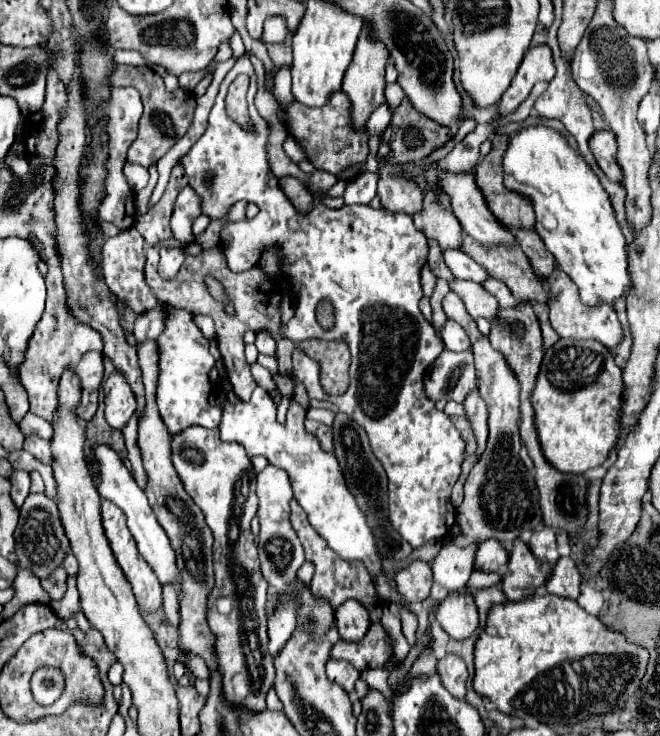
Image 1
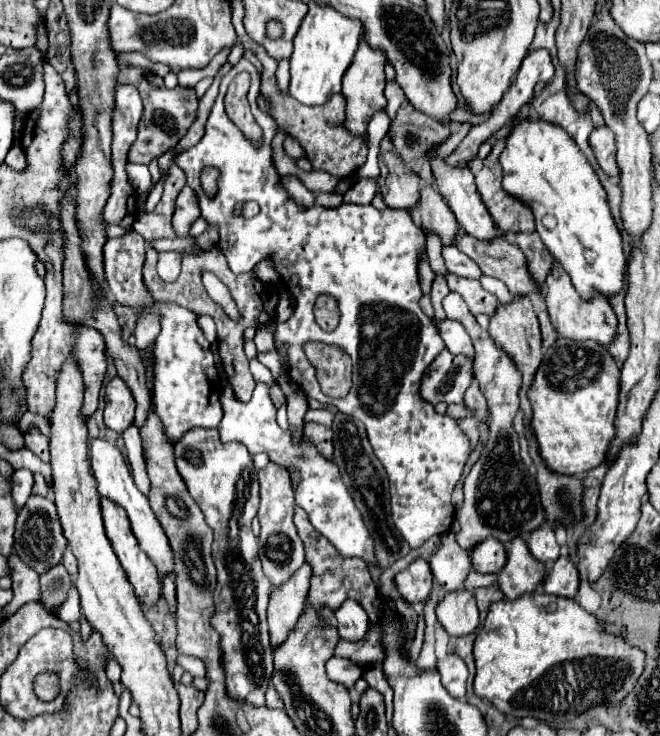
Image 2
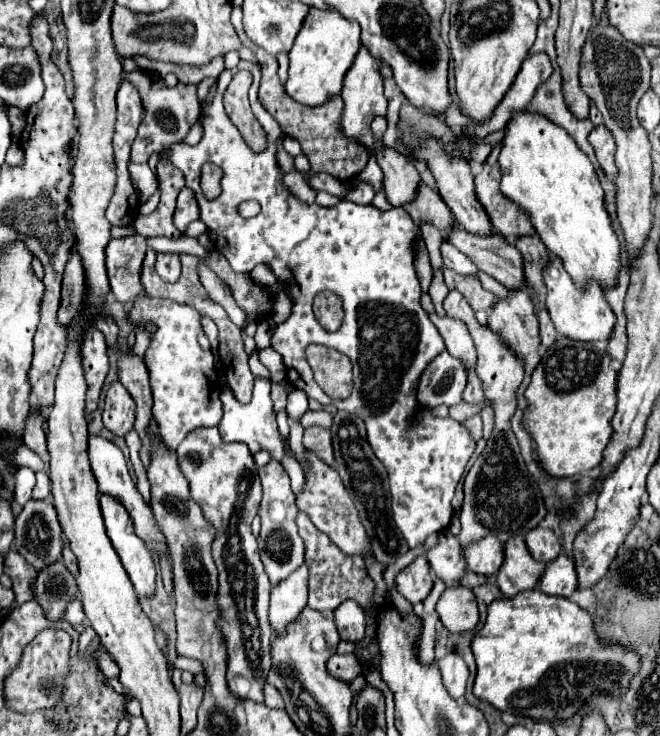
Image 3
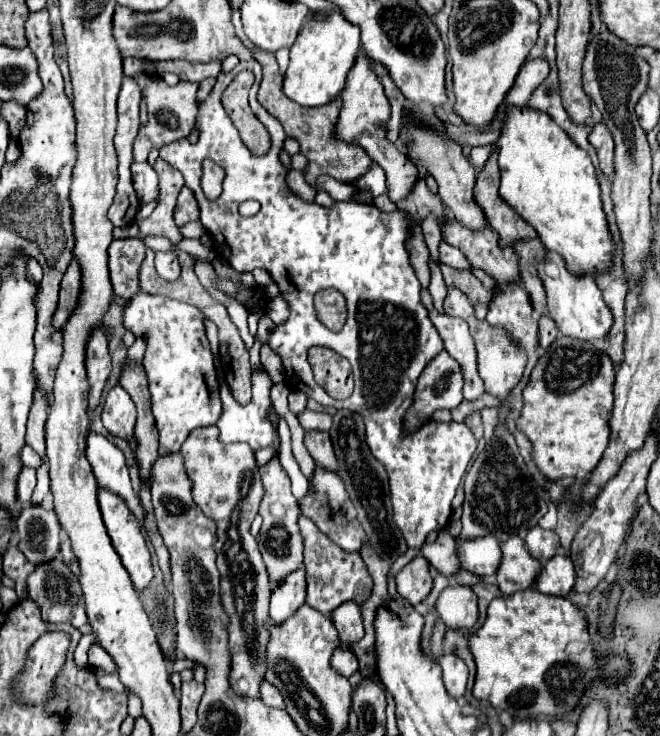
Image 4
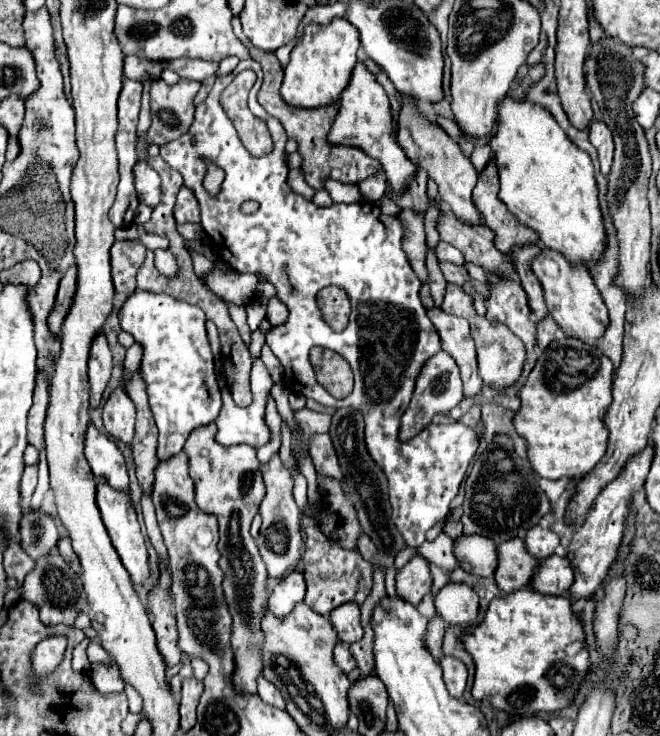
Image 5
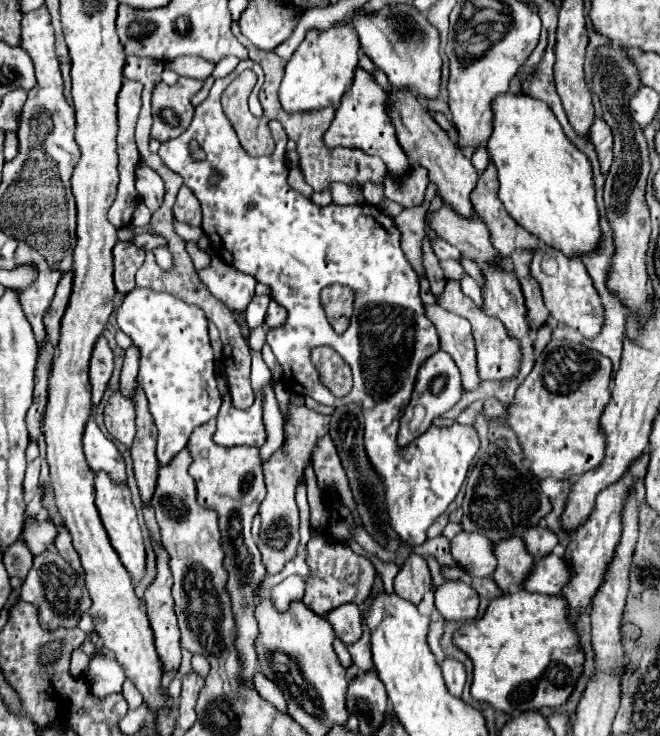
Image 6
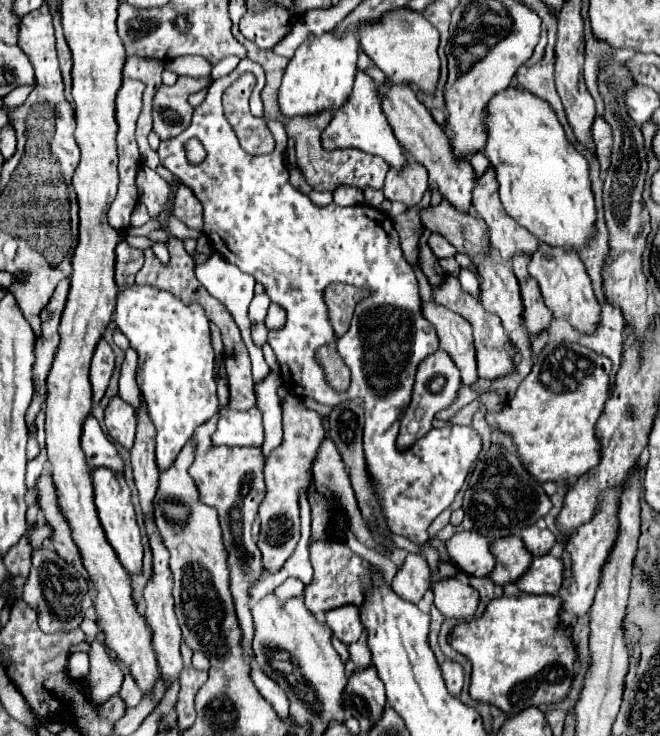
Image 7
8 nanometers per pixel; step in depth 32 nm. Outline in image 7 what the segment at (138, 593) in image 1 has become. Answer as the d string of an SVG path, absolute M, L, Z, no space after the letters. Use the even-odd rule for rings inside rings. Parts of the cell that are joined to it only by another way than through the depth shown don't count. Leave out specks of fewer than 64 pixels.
M96 468L92 470L94 478L94 504L98 508L98 518L102 522L102 528L106 532L106 538L114 552L118 554L122 566L130 574L140 574L142 572L142 558L144 558L144 546L142 546L142 534L140 526L136 522L136 510L130 500L130 488L124 482L124 478L114 478L112 472L106 468Z

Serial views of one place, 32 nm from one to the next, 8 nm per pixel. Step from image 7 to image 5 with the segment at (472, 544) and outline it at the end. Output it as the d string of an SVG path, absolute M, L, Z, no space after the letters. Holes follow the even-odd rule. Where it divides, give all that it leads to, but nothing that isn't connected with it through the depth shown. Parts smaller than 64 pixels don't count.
M458 536L456 558L460 568L476 578L492 576L498 568L498 546L488 536Z

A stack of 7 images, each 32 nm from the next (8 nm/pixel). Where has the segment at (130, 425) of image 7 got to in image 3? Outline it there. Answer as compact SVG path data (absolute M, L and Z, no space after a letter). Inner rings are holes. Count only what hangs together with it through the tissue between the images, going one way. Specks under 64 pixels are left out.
M120 380L112 382L106 390L106 406L104 406L104 426L116 436L124 436L134 426L134 400L130 392L124 388Z

